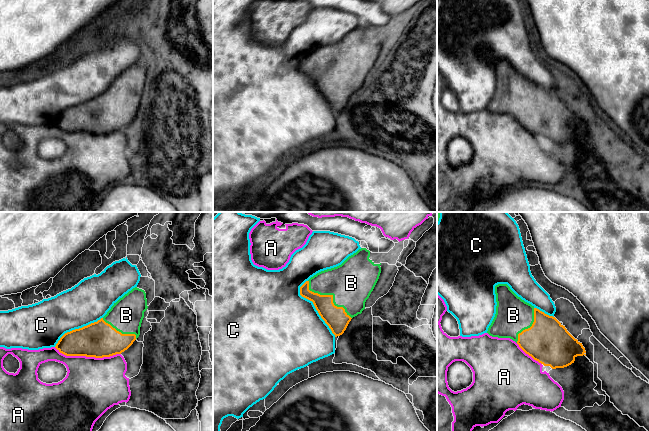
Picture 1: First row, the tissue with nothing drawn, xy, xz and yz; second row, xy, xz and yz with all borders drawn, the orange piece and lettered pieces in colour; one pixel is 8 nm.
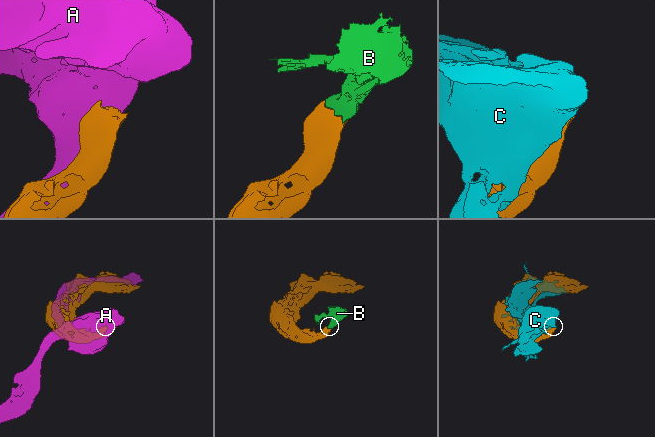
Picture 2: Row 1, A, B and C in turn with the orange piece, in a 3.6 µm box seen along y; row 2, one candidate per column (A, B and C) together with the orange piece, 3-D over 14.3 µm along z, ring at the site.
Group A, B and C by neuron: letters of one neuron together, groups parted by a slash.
A / B / C

